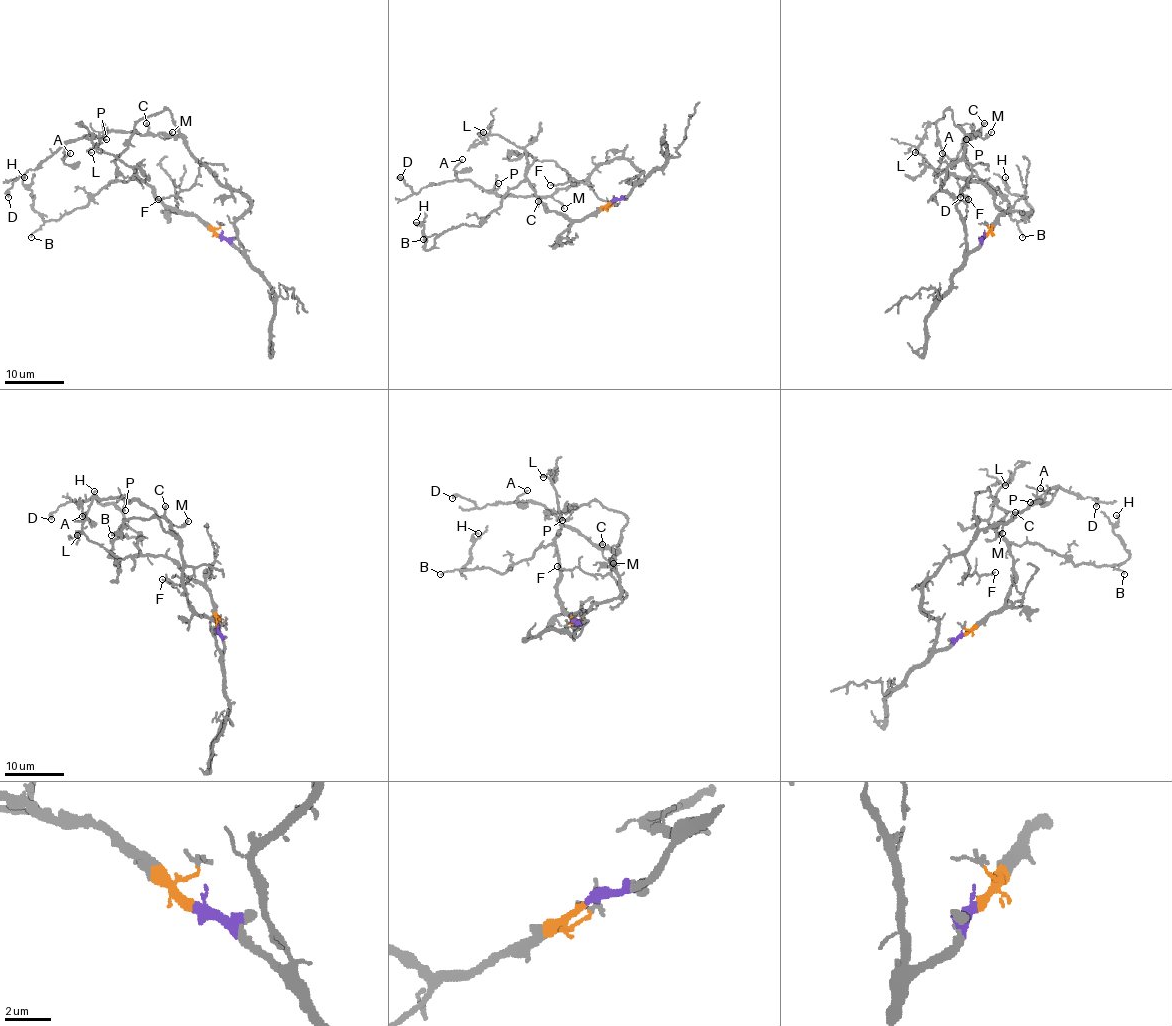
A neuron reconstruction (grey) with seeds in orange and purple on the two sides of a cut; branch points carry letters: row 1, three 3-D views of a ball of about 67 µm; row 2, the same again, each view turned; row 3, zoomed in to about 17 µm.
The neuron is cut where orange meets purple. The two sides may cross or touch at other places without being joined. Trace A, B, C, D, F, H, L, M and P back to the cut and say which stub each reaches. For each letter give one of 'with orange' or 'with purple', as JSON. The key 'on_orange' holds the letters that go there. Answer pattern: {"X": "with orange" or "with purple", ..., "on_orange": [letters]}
{"A": "with purple", "B": "with orange", "C": "with purple", "D": "with purple", "F": "with purple", "H": "with orange", "L": "with orange", "M": "with purple", "P": "with purple", "on_orange": ["B", "H", "L"]}

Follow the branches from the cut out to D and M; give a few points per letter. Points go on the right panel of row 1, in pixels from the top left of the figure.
D: (985, 235), (968, 250), (956, 202), (941, 187), (946, 170), (979, 132), (964, 139), (976, 175), (961, 197)
M: (985, 235), (968, 250), (956, 202), (941, 187), (968, 138), (985, 139), (991, 132)

